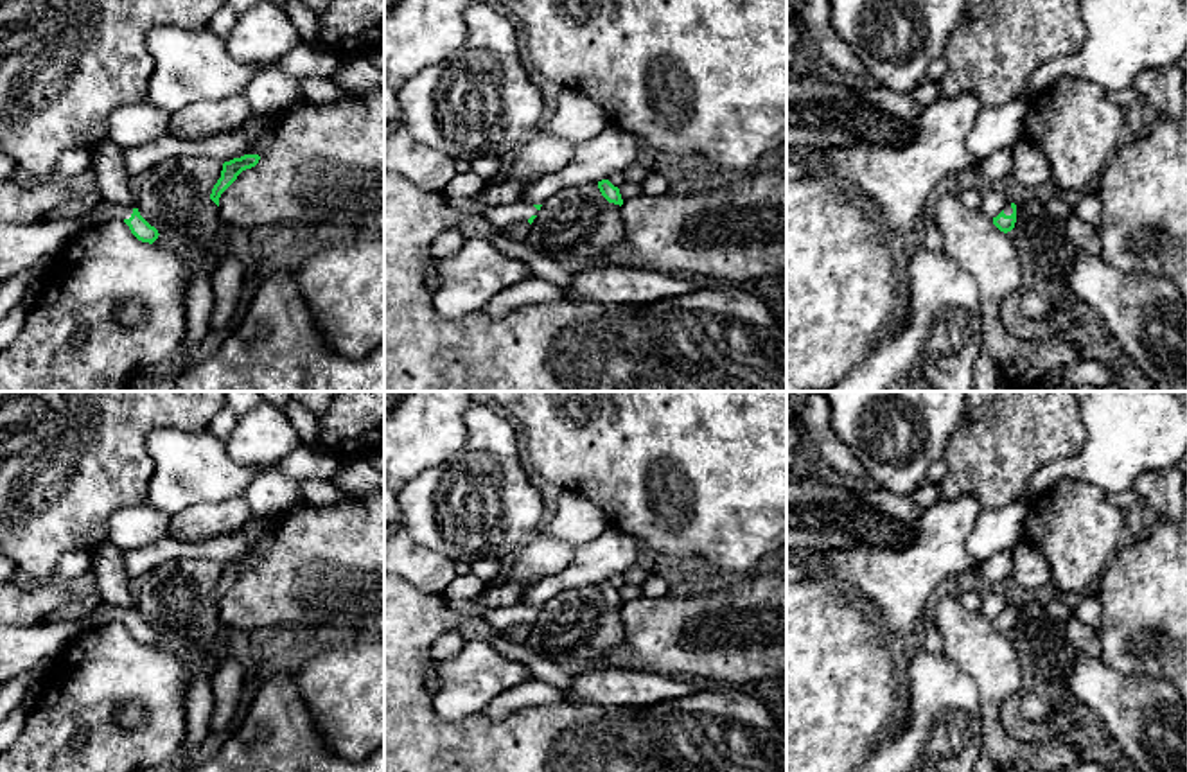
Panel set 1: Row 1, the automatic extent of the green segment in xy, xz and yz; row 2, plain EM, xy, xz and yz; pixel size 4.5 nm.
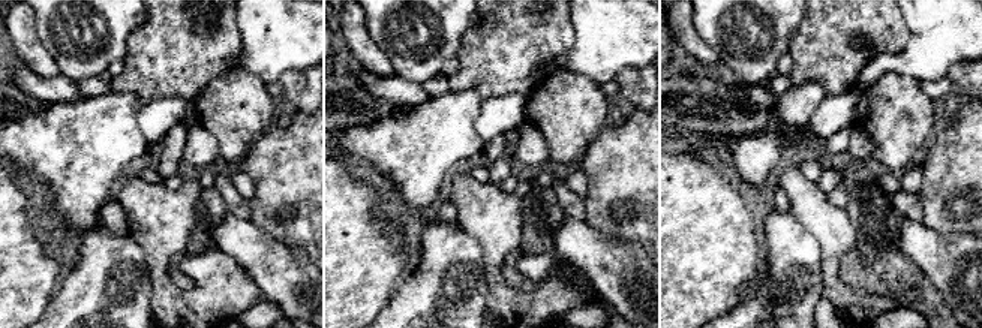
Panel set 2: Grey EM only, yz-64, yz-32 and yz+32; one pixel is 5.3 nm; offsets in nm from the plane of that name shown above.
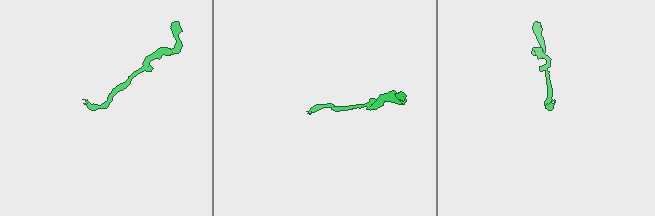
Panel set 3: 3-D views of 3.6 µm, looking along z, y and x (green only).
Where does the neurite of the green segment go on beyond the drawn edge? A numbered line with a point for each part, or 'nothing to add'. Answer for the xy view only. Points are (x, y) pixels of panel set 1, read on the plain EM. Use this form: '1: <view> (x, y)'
1: xy (20, 647)

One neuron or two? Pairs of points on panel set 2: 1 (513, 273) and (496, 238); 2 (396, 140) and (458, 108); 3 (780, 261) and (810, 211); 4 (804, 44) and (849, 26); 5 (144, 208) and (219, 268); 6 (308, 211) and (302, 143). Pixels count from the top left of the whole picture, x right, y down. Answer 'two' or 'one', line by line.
1: two
2: one
3: two
4: one
5: one
6: one

